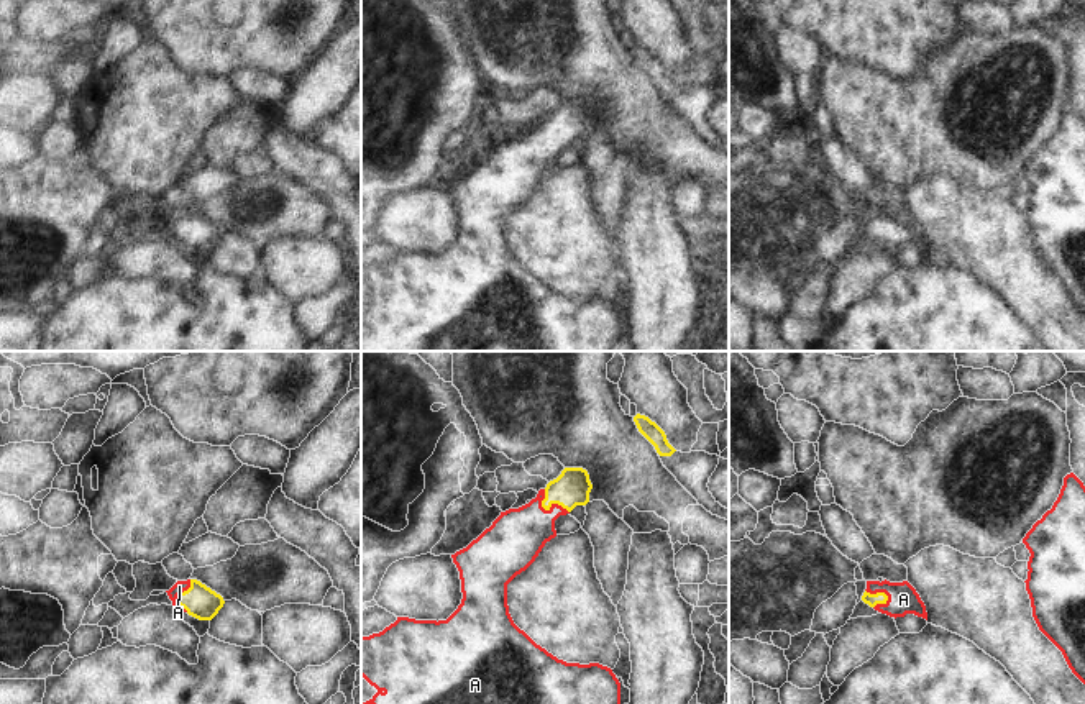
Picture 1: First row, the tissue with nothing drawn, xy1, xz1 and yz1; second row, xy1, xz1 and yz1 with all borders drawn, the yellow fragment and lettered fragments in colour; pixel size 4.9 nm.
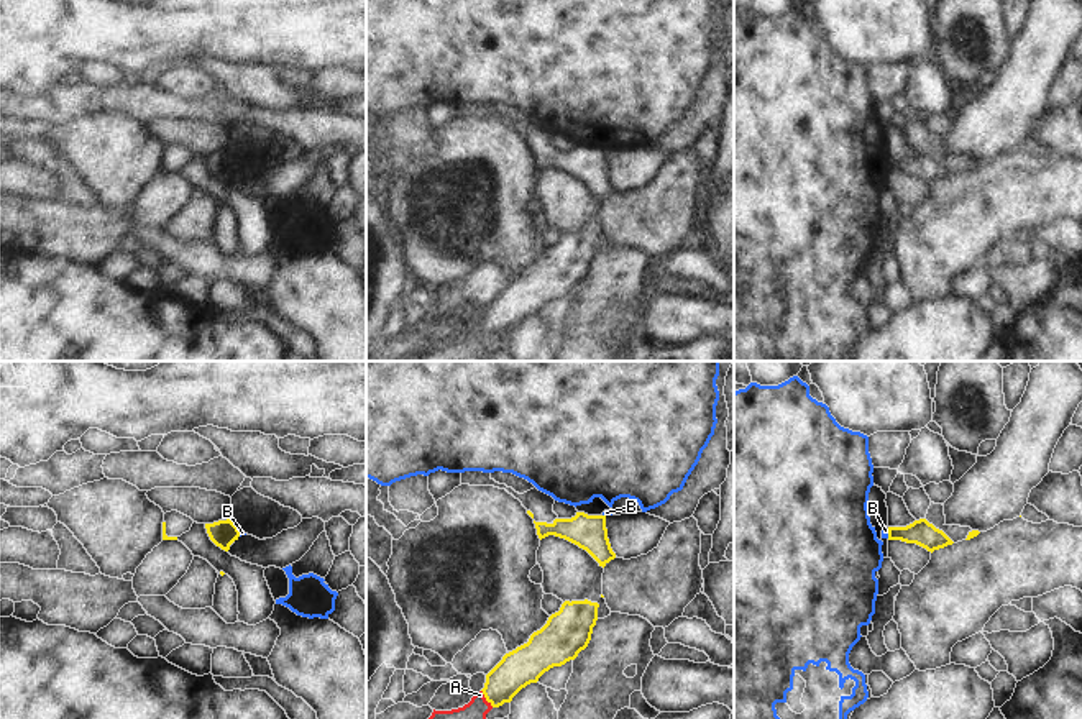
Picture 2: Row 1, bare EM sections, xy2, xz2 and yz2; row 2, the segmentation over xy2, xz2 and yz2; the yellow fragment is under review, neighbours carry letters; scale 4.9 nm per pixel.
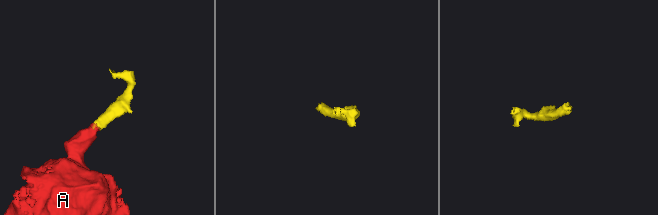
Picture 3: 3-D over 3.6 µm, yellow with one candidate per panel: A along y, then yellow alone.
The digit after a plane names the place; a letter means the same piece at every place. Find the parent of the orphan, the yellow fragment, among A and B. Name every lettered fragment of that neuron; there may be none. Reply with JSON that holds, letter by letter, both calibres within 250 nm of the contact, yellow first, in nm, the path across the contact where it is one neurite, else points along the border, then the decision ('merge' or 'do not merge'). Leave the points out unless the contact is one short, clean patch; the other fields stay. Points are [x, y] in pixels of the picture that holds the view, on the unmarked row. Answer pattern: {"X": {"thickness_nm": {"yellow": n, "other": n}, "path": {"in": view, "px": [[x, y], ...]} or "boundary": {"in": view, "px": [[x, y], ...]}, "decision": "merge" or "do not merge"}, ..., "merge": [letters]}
{"A": {"thickness_nm": {"yellow": 180, "other": 280}, "path": {"in": "xz1", "px": [[572, 120], [547, 141], [512, 174]]}, "decision": "merge"}, "B": {"thickness_nm": {"yellow": 120, "other": 30}, "boundary": {"in": "yz2", "px": [[887, 161], [889, 169]]}, "decision": "do not merge"}, "merge": ["A"]}

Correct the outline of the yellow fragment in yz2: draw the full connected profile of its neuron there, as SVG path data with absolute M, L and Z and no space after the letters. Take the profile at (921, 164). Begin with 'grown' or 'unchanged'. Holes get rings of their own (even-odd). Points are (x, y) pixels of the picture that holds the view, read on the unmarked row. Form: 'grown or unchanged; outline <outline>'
unchanged; outline M926 151L915 153L906 159L888 159L888 172L916 176L931 185L954 176L942 163L936 161Z

